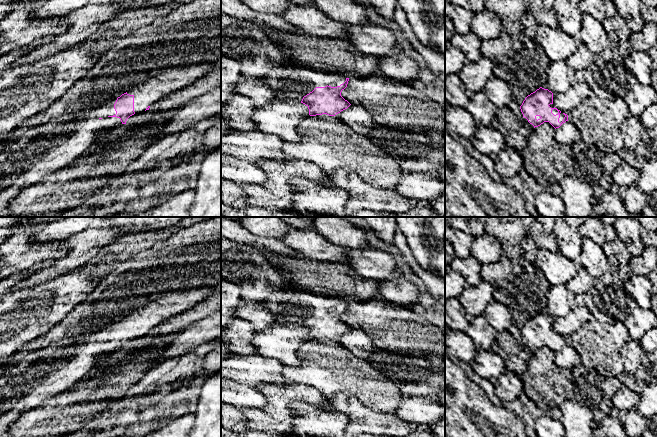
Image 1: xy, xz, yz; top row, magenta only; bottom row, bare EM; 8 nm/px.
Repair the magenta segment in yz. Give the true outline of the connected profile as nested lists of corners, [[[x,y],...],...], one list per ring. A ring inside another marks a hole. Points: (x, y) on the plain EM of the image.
[[[540,311],[528,319],[520,330],[523,345],[535,352],[549,346],[555,353],[568,345],[568,339],[553,330],[553,317]]]

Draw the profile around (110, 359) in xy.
[[[121,348],[116,352],[112,352],[101,356],[97,363],[97,366],[85,378],[92,377],[92,375],[96,372],[104,371],[106,368],[124,360],[126,357],[128,357],[131,354],[132,352],[128,351],[126,348]]]

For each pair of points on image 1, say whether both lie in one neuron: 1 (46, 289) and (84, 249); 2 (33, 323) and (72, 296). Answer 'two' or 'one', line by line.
1: two
2: one

